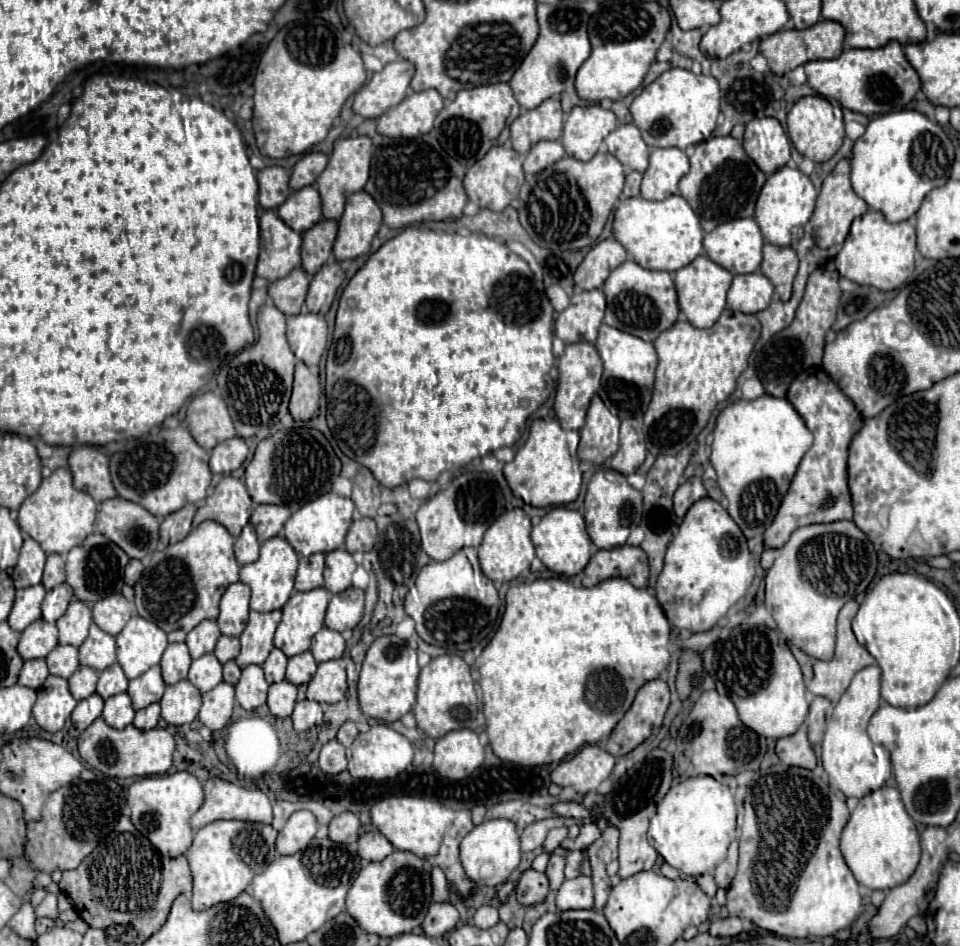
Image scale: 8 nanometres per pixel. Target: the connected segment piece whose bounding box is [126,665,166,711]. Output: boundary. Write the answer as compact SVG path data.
M150 667L144 675L132 679L128 683L128 695L132 699L132 707L138 711L138 709L144 709L148 707L150 703L154 701L160 701L162 699L162 693L166 689L166 683L160 675L160 667Z

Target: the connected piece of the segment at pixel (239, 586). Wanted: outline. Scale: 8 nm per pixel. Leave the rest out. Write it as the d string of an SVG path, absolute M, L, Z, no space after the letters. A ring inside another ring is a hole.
M232 583L226 587L220 599L220 615L218 627L224 635L240 637L248 621L248 601L250 601L250 587L244 583Z

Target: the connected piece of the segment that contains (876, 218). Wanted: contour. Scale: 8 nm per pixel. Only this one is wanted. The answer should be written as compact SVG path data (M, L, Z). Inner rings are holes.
M868 211L854 219L850 233L836 255L839 275L858 285L874 285L880 291L898 289L914 271L916 231L908 221L888 223L882 213Z

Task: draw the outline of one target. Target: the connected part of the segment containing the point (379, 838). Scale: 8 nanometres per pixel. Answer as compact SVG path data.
M370 831L364 833L358 839L358 855L364 861L382 861L384 857L388 857L394 851L392 843L378 831Z

